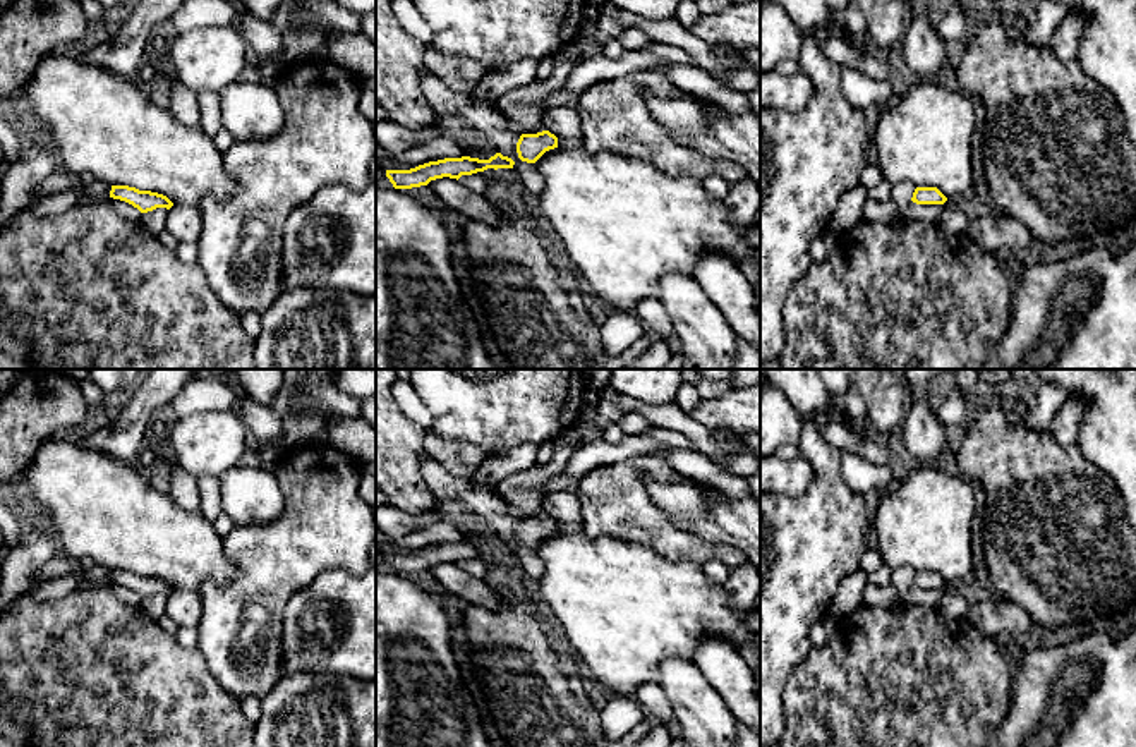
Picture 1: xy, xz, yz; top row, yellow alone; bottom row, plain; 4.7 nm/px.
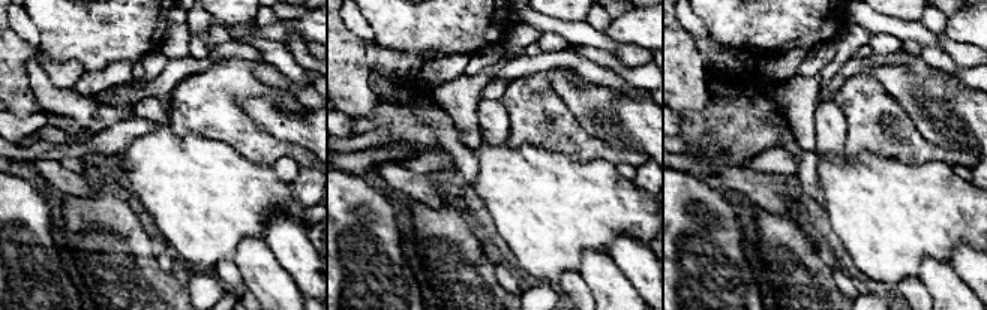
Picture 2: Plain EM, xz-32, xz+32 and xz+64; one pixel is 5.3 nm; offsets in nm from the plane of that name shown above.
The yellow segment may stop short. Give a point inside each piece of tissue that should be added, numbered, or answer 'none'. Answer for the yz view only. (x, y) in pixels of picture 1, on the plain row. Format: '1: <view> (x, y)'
none

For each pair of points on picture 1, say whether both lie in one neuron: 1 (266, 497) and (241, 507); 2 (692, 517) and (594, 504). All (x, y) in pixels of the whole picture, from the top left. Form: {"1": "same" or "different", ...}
{"1": "same", "2": "different"}

